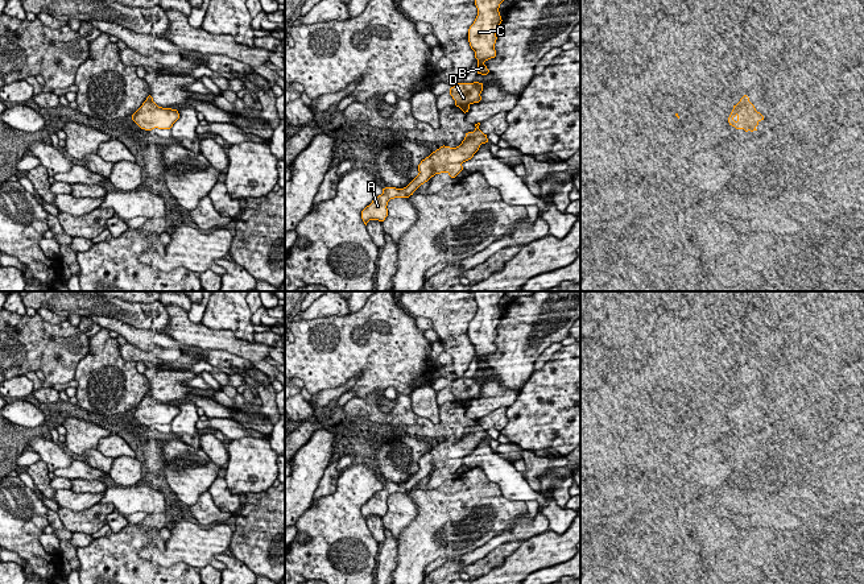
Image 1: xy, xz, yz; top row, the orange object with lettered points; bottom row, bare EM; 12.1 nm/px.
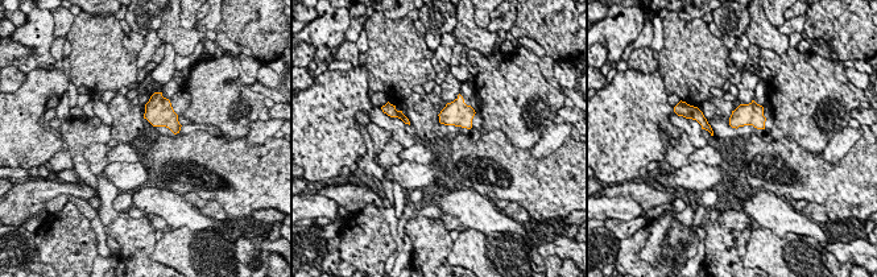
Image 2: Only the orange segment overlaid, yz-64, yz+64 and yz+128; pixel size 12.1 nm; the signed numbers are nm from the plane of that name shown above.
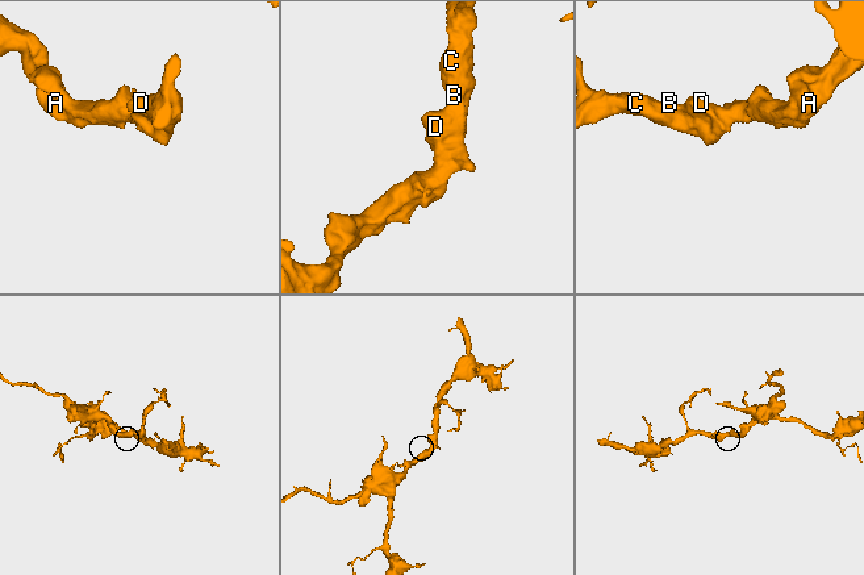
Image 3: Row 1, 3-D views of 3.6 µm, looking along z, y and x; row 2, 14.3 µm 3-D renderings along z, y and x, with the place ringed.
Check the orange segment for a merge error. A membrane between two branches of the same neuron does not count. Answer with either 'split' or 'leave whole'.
leave whole

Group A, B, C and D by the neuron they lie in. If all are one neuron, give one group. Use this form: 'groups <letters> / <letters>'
groups A B C D

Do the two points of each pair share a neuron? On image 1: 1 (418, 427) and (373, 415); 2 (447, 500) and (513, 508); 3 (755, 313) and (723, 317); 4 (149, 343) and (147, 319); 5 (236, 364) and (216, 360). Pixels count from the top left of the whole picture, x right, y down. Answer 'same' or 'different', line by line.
1: same
2: same
3: different
4: different
5: same

